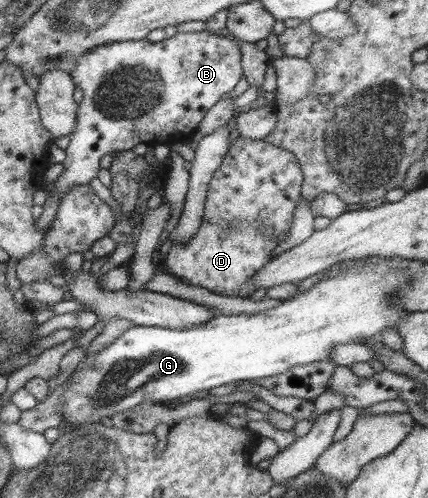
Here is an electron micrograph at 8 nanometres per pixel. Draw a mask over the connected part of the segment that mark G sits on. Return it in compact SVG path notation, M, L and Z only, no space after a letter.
M392 268L388 273L370 270L348 272L336 279L320 281L308 291L297 293L270 310L250 315L220 314L209 322L182 330L134 325L122 336L116 337L111 345L97 350L93 355L86 352L78 368L69 377L70 384L62 395L61 419L70 428L76 428L93 422L100 423L101 418L111 418L145 402L173 408L181 404L180 398L200 390L266 379L288 372L290 368L330 360L329 352L335 344L359 342L360 339L378 336L386 329L395 330L397 324L409 315L406 309L396 303L396 294L402 285L410 283L412 271Z

